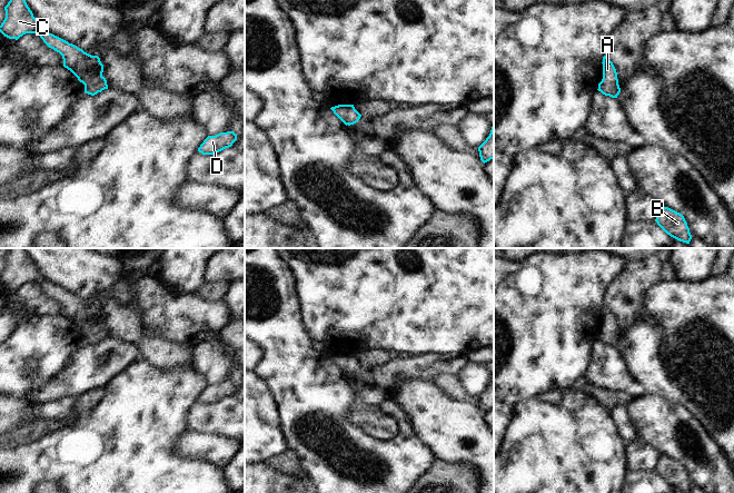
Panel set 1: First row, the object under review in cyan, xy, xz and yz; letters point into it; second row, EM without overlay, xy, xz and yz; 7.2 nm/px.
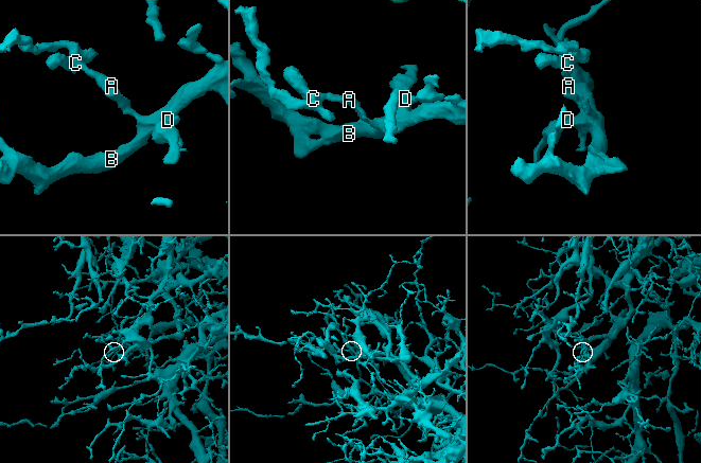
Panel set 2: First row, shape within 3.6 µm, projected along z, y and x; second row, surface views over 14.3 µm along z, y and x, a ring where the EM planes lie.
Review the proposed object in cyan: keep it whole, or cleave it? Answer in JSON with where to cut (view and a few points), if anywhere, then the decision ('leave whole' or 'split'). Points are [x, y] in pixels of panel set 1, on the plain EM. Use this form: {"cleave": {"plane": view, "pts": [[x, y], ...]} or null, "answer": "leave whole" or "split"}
{"cleave": null, "answer": "leave whole"}

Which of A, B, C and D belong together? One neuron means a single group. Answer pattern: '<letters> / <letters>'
A B C D

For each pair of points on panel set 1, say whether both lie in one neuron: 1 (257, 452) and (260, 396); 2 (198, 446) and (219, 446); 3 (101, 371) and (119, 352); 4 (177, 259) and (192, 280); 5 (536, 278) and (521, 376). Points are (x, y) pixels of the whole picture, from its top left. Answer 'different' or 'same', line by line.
1: same
2: same
3: same
4: same
5: same

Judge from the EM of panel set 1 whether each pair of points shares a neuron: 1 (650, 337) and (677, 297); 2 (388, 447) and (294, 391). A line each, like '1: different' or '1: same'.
1: same
2: same

